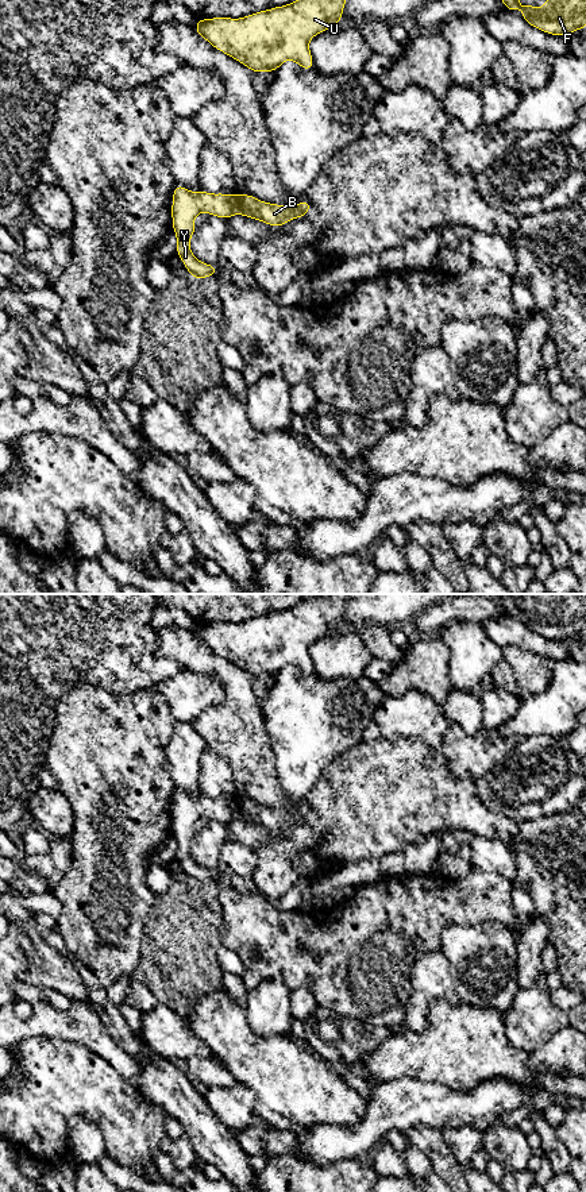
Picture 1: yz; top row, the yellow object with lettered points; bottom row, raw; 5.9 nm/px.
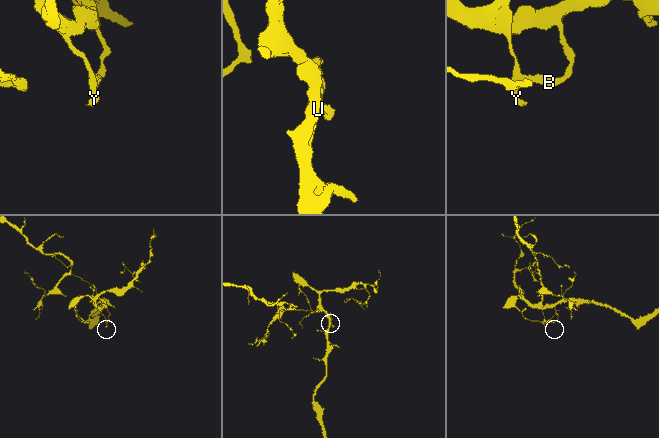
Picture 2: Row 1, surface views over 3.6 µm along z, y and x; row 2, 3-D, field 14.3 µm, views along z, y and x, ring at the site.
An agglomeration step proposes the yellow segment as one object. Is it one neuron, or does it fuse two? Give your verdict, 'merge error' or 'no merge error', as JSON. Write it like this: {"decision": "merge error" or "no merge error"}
{"decision": "merge error"}

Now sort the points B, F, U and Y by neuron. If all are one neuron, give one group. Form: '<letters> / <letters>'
B F U / Y

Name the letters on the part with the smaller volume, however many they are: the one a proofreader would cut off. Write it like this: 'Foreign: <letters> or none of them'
Foreign: Y

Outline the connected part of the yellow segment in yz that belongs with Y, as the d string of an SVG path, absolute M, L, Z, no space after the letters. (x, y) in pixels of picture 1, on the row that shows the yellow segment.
M174 185L171 220L177 236L176 252L189 274L196 279L217 275L219 271L217 267L198 261L190 251L190 239L196 231L194 217L201 212L225 220L234 215L225 193L190 192L181 185Z

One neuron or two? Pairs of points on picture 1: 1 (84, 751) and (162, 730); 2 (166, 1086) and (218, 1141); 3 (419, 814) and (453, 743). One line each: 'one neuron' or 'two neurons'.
1: one neuron
2: one neuron
3: two neurons

